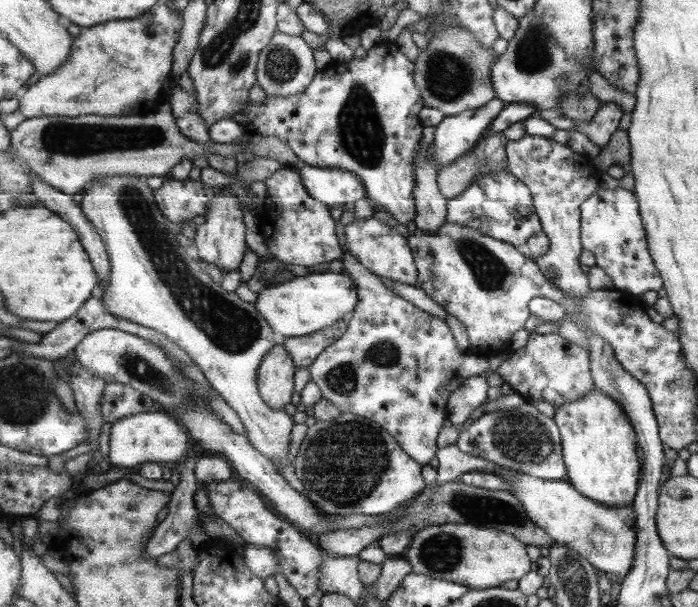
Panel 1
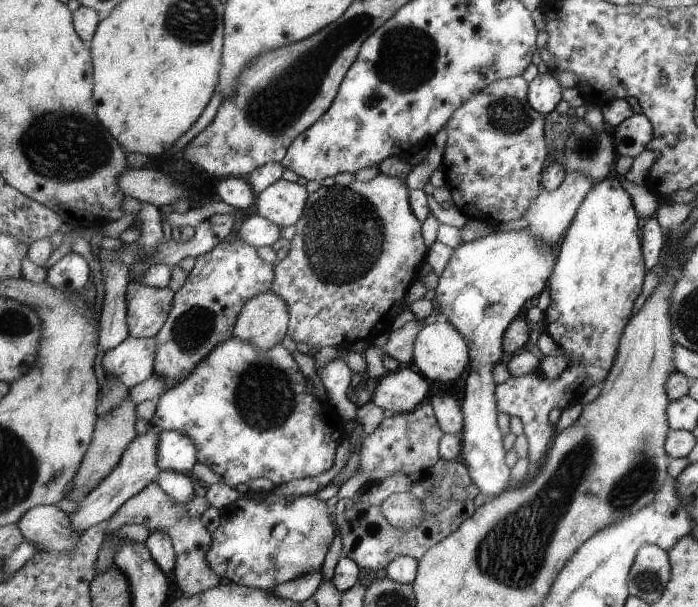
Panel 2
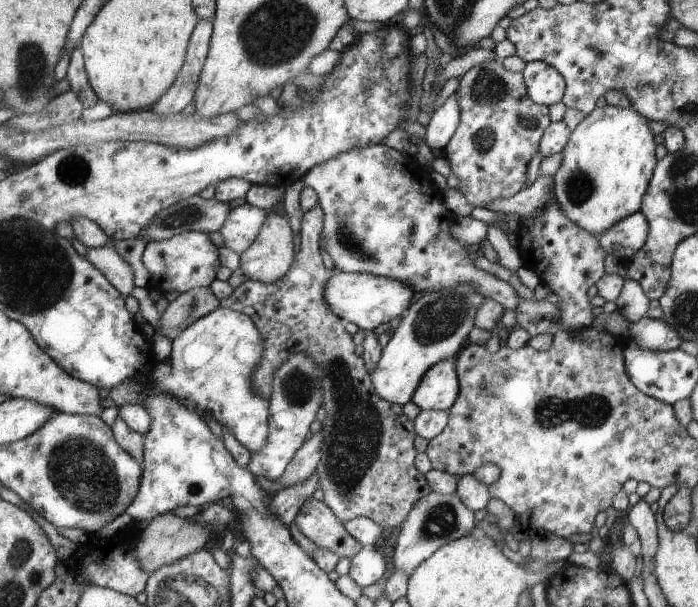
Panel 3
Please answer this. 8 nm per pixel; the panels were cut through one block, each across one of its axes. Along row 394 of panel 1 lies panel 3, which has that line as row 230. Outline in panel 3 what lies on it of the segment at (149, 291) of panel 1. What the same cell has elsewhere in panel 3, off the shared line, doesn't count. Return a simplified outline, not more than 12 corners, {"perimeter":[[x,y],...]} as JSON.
{"perimeter":[[248,203],[233,208],[220,230],[241,255],[258,238],[268,213]]}

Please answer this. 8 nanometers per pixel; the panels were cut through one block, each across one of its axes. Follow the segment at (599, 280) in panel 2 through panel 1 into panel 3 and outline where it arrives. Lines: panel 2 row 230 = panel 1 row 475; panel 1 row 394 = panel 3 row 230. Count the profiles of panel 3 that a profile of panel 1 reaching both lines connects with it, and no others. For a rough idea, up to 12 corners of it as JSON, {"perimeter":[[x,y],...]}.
{"perimeter":[[608,104],[570,133],[553,196],[601,235],[642,208],[649,122]]}

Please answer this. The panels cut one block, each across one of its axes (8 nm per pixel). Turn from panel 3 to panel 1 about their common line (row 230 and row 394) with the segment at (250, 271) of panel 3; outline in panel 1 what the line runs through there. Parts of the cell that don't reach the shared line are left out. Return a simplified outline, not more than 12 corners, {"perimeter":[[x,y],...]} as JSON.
{"perimeter":[[283,344],[267,352],[258,387],[271,408],[290,404],[295,358]]}

